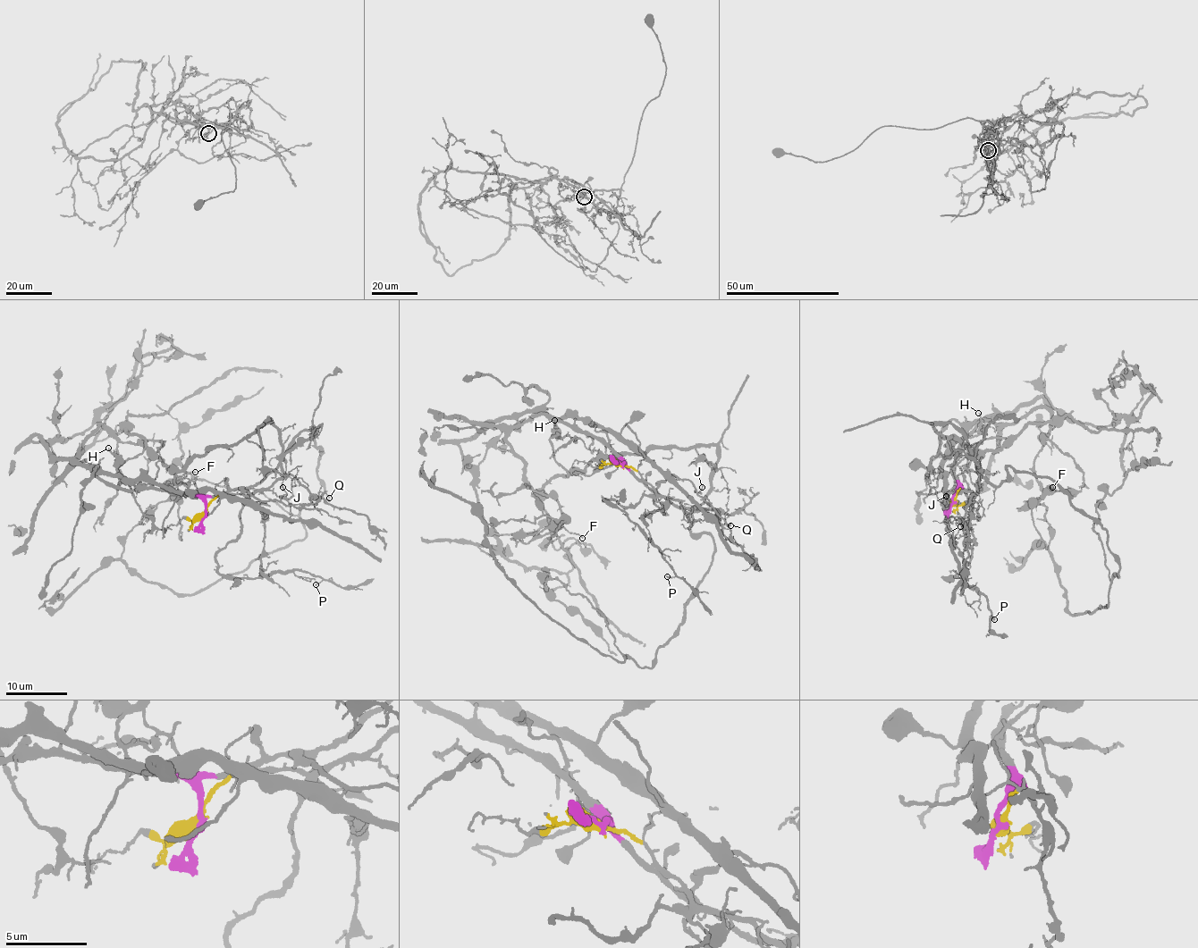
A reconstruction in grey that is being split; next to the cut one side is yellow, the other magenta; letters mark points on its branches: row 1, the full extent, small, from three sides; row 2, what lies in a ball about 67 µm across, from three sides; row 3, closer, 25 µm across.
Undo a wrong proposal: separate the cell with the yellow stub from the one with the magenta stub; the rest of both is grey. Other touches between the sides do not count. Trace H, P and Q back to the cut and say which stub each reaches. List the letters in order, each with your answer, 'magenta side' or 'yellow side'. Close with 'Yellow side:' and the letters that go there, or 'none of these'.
H: magenta side
P: yellow side
Q: yellow side
Yellow side: P, Q

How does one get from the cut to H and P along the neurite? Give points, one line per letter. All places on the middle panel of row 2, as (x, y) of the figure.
H: (621, 465), (625, 463), (592, 436), (541, 413), (555, 421), (554, 430), (554, 420)
P: (621, 465), (638, 472), (655, 494), (625, 507), (602, 500), (622, 508), (663, 557), (676, 575), (666, 576)

